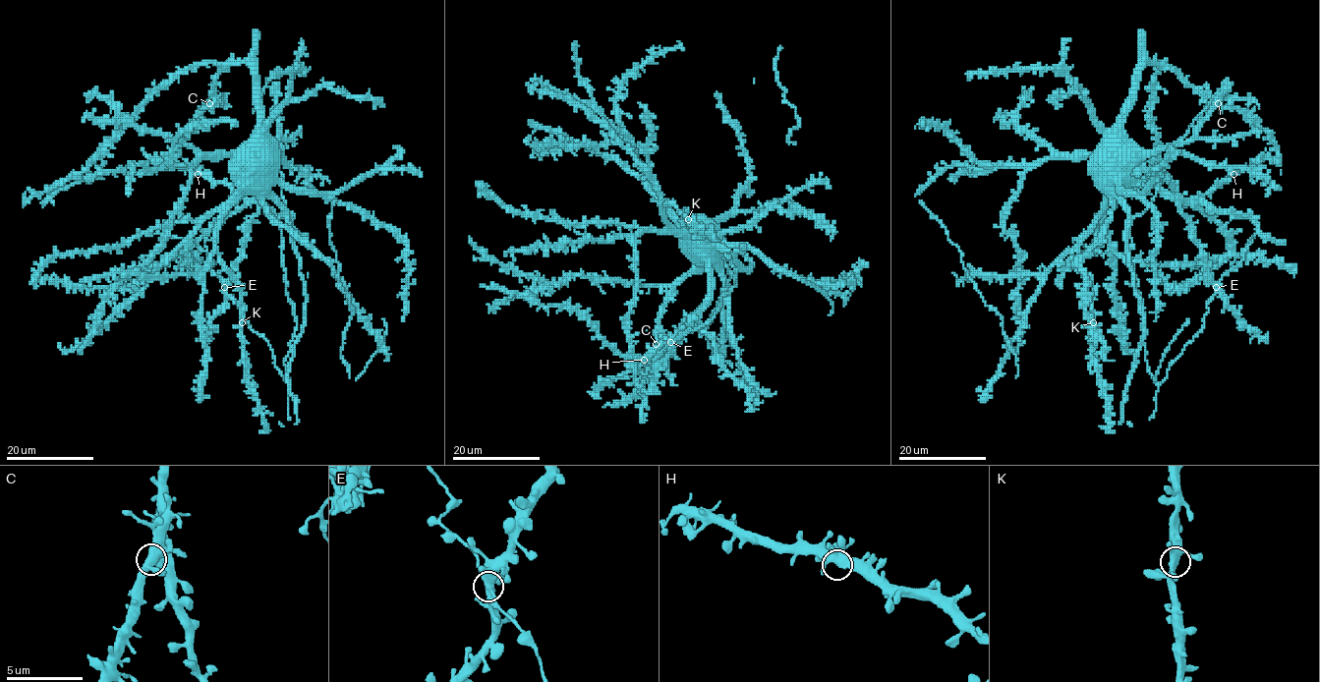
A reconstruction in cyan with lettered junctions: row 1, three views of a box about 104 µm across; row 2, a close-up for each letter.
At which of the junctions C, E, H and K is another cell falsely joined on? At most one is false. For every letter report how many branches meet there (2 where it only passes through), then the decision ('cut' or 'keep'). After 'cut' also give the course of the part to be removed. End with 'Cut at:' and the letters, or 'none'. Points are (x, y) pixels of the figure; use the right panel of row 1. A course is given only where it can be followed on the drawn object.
C: branches 5; keep
E: branches 5; keep
H: branches 5; keep
K: branches 5; keep
Cut at: none

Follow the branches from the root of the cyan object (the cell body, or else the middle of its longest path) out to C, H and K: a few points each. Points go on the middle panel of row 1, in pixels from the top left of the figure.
C: (683, 331), (705, 307), (709, 287), (708, 250), (674, 287), (661, 309), (660, 333), (656, 344)
H: (683, 331), (705, 306), (669, 346), (660, 348), (644, 360)
K: (683, 331), (705, 307), (708, 255), (691, 238), (680, 235), (664, 219), (662, 203), (671, 203), (688, 219)

